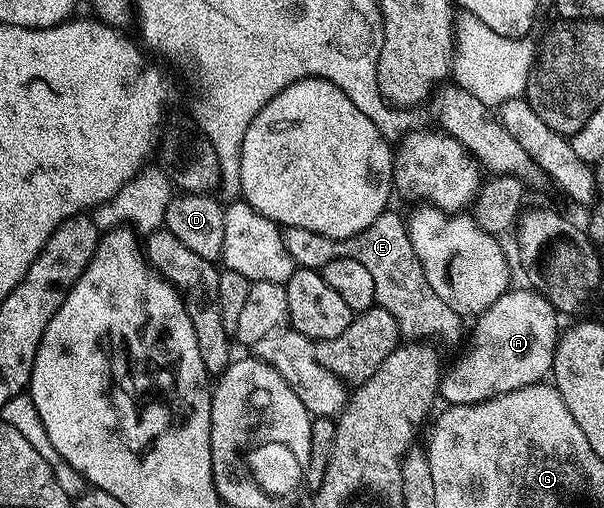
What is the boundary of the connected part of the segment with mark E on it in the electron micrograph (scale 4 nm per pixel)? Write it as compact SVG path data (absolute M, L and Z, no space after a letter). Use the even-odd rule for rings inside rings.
M386 209L382 215L375 217L375 221L371 221L371 225L367 225L367 229L363 229L363 233L350 239L328 239L319 233L311 233L309 229L286 227L281 232L281 240L297 267L320 269L327 261L335 261L335 257L355 257L355 261L363 264L375 281L376 306L387 309L387 313L397 319L406 340L436 341L441 344L457 343L461 339L462 342L462 316L446 305L431 285L427 285L427 277L423 277L415 249L411 249L405 219L397 216L393 209Z

